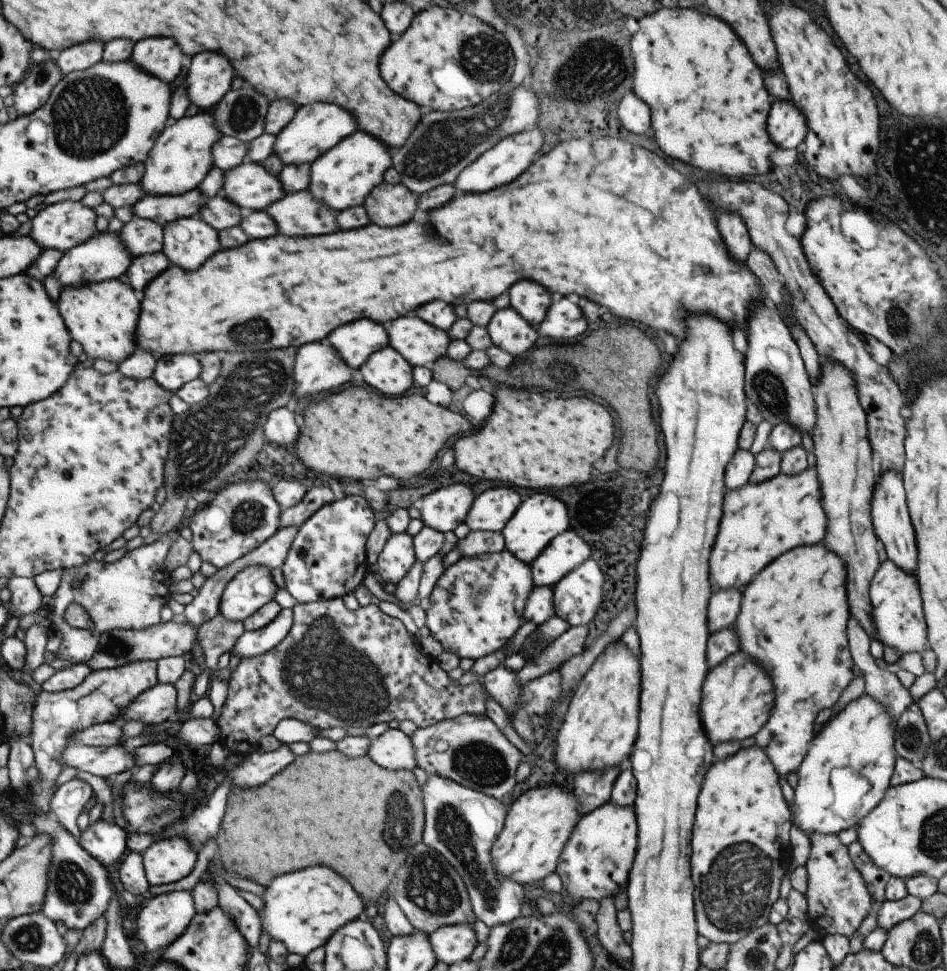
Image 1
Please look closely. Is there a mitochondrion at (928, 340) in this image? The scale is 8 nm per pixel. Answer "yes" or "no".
yes

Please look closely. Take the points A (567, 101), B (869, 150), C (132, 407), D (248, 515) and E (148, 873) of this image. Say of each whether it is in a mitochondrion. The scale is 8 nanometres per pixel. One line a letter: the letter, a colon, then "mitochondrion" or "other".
A: mitochondrion
B: other
C: other
D: mitochondrion
E: other

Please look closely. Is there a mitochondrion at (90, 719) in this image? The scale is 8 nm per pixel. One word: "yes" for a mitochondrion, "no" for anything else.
no

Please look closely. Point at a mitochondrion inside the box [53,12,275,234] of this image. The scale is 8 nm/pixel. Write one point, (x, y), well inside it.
(242, 112)

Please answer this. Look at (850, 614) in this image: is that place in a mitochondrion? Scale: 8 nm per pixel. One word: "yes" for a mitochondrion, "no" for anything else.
no

